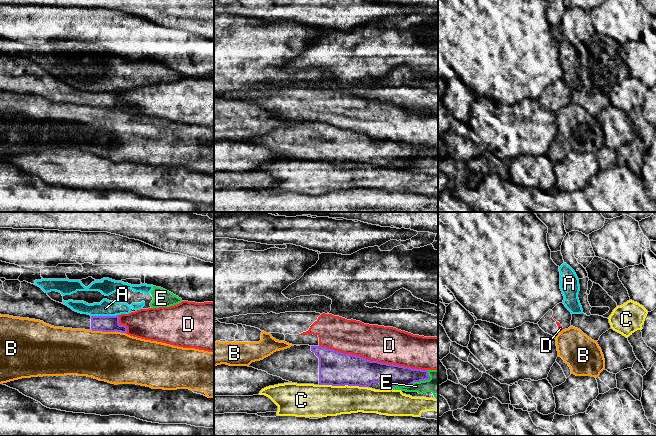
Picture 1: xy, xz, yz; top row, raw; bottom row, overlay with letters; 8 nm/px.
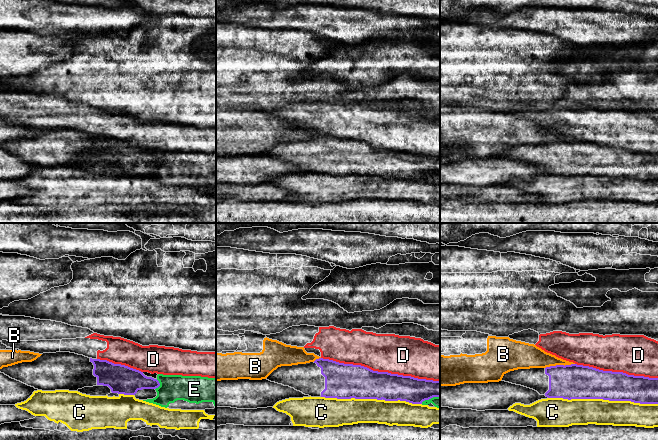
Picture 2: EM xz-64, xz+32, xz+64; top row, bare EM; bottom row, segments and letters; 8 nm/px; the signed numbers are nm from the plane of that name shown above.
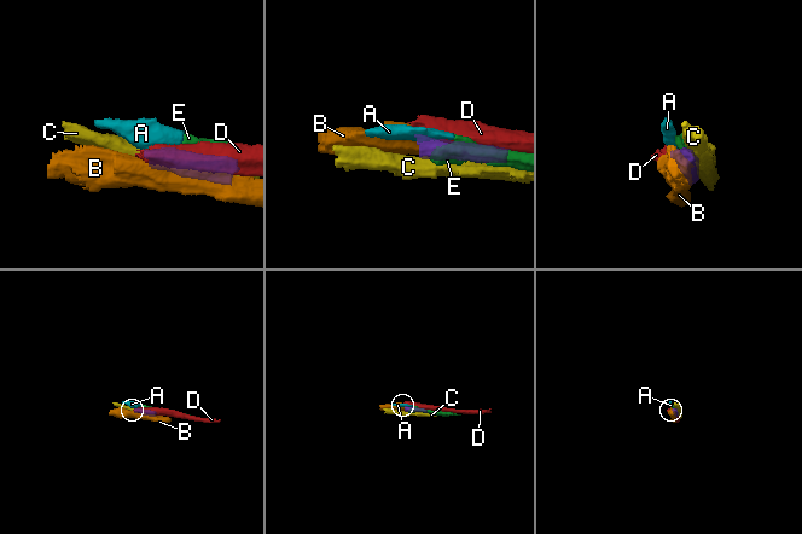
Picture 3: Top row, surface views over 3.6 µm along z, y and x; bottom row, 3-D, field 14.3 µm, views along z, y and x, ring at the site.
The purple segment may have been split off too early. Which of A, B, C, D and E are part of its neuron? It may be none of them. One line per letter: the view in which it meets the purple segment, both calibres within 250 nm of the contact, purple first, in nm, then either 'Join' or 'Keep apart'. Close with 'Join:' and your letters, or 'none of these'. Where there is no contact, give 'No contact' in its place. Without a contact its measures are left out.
A: Touches purple in xy. Thickness 130 nm (purple) against 130 nm. Keep apart
B: Touches purple in xy. Thickness 130 nm (purple) against 420 nm. Keep apart
C: Touches purple in xz. Thickness 280 nm (purple) against 260 nm. Keep apart
D: Touches purple in xz. Thickness 260 nm (purple) against 300 nm. Keep apart
E: Touches purple in xz. Thickness 170 nm (purple) against 160 nm. Keep apart
Join: none of these

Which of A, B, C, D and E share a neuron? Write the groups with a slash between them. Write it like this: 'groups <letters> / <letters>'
groups A E / B / C / D

